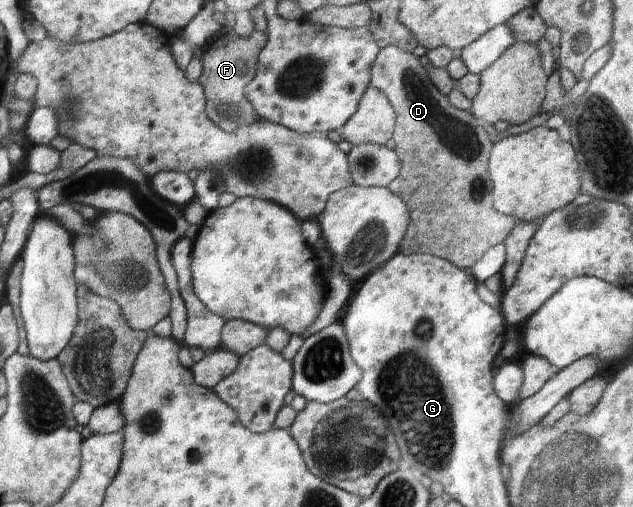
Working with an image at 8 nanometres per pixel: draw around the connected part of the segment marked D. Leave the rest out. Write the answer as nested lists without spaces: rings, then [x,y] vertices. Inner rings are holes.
[[[387,45],[386,47],[379,48],[379,53],[376,55],[375,61],[372,63],[371,68],[371,87],[379,88],[380,91],[384,92],[384,95],[388,96],[391,100],[392,107],[395,108],[396,112],[396,126],[395,133],[392,135],[394,143],[396,143],[395,149],[393,149],[400,158],[402,163],[402,169],[400,175],[390,182],[388,189],[391,192],[395,192],[400,199],[407,203],[410,208],[410,225],[407,227],[407,235],[402,241],[402,251],[404,255],[410,254],[430,254],[438,256],[442,259],[446,259],[461,270],[470,270],[472,266],[484,257],[491,247],[498,244],[503,244],[508,237],[511,235],[511,231],[520,222],[517,217],[501,213],[494,204],[494,184],[491,181],[490,175],[490,157],[491,151],[494,149],[494,145],[490,142],[484,127],[480,123],[480,120],[473,116],[471,112],[462,111],[455,105],[450,103],[448,96],[442,95],[440,90],[430,81],[428,77],[428,71],[424,69],[424,66],[420,63],[420,57],[415,56],[413,52],[405,52],[403,49],[396,47],[395,45]]]

